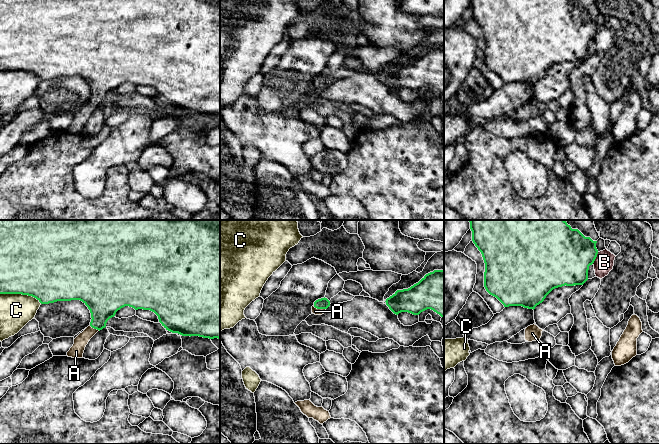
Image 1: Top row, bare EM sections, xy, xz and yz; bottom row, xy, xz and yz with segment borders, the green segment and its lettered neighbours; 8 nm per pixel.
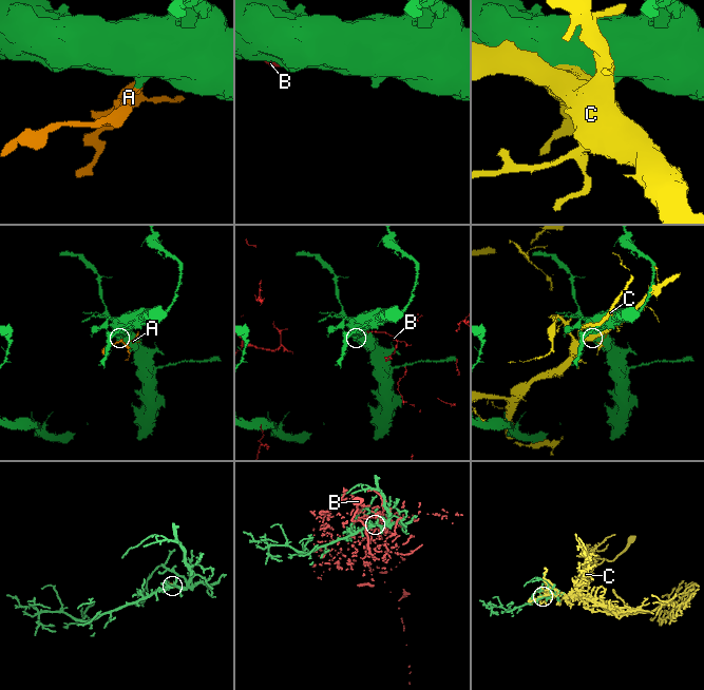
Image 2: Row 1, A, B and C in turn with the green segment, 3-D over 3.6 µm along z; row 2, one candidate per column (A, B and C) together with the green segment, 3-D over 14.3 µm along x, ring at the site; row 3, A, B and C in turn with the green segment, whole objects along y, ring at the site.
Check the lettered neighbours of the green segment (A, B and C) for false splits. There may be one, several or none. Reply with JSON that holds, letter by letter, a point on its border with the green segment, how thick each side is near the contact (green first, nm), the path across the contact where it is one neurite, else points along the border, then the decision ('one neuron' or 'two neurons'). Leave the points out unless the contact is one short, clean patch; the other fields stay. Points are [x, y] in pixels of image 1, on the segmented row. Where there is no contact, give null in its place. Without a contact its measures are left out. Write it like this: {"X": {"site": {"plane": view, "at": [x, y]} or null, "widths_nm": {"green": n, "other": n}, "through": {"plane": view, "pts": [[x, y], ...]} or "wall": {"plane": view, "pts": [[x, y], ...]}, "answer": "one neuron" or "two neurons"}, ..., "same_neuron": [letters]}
{"A": {"site": {"plane": "xz", "at": [319, 308]}, "widths_nm": {"green": 90, "other": 50}, "through": {"plane": "xz", "pts": [[323, 303], [319, 308], [315, 311]]}, "answer": "one neuron"}, "B": {"site": {"plane": "yz", "at": [595, 258]}, "widths_nm": {"green": 440, "other": 160}, "wall": {"plane": "yz", "pts": [[598, 252], [592, 263]]}, "answer": "two neurons"}, "C": {"site": {"plane": "xy", "at": [21, 293]}, "widths_nm": {"green": 500, "other": 280}, "answer": "two neurons"}, "same_neuron": ["A"]}

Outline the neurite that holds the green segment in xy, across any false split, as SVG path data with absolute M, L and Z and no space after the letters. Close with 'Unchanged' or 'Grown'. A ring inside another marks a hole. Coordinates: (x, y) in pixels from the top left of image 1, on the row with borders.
M0 220L0 294L28 295L41 304L82 301L90 310L92 319L67 352L72 358L82 358L89 340L125 306L154 312L162 326L172 333L220 339L220 220Z. Grown

